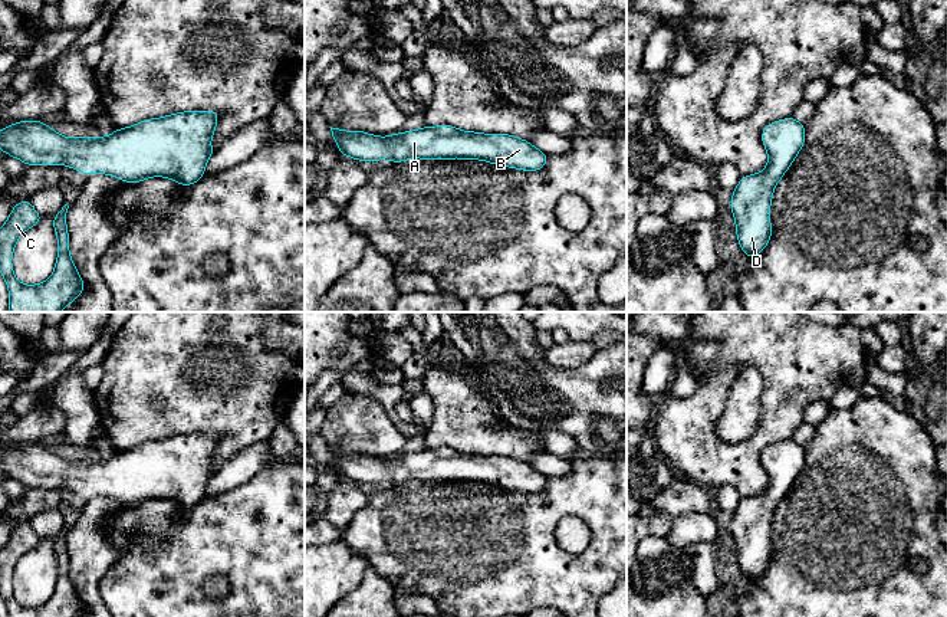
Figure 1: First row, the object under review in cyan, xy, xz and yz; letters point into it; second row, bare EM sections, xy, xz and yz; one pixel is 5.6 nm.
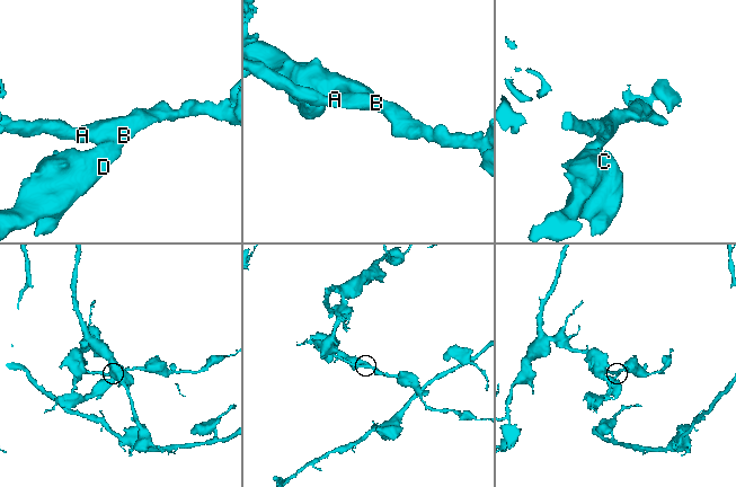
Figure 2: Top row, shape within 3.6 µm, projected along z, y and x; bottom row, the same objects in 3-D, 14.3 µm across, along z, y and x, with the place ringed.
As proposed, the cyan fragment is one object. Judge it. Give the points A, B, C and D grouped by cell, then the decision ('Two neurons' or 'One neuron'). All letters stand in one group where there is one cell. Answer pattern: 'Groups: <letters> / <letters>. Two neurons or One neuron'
Groups: A B C D. One neuron

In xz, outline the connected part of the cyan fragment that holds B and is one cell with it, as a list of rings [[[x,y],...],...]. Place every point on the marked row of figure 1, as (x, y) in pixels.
[[[451,125],[424,127],[389,137],[364,131],[332,128],[339,154],[359,161],[389,160],[402,163],[422,160],[481,160],[496,165],[537,171],[548,163],[548,155],[529,141],[510,134],[481,134],[461,131]]]

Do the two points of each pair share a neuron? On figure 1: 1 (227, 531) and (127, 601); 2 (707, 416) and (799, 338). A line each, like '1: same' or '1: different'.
1: same
2: same

